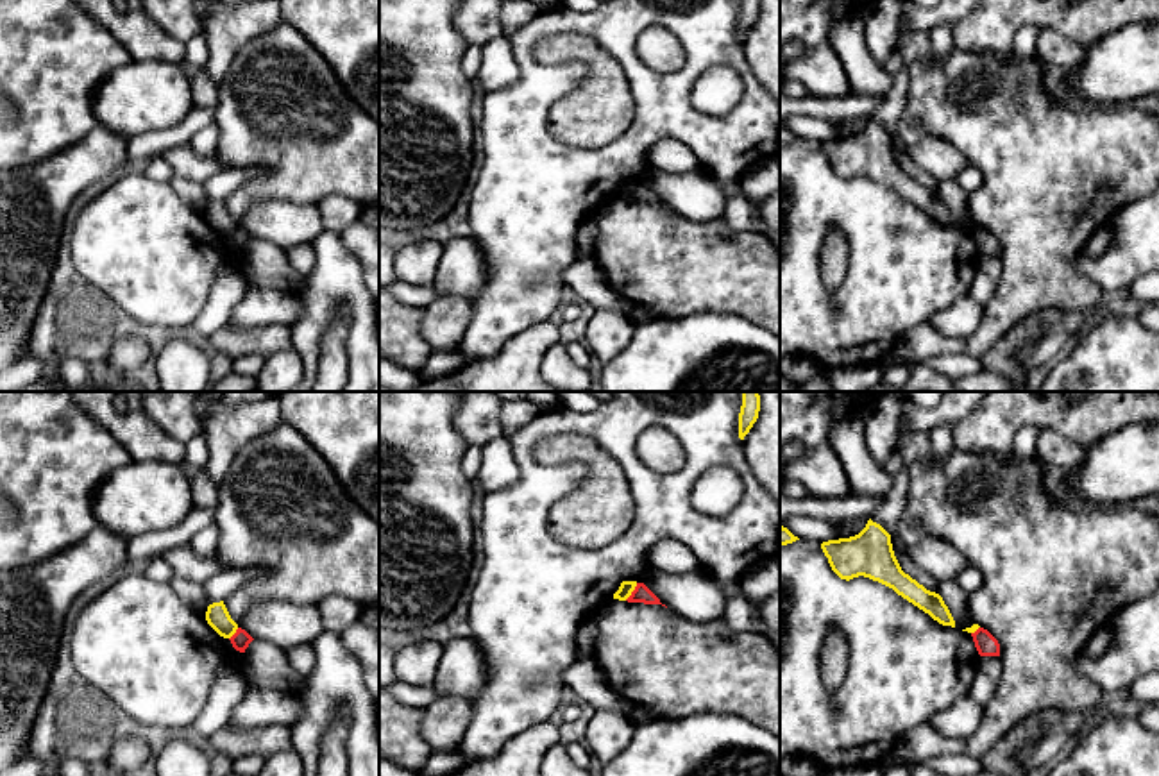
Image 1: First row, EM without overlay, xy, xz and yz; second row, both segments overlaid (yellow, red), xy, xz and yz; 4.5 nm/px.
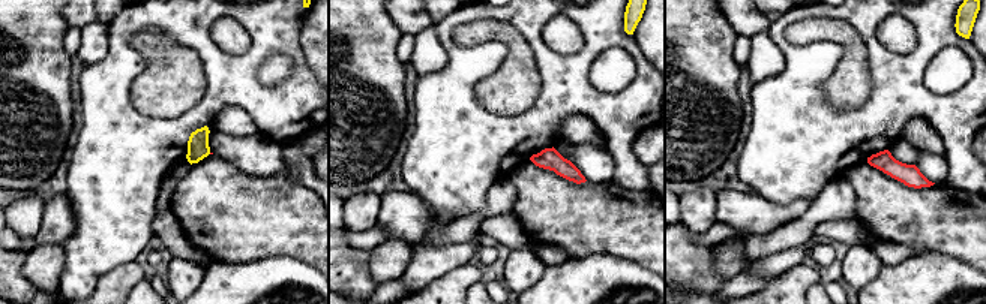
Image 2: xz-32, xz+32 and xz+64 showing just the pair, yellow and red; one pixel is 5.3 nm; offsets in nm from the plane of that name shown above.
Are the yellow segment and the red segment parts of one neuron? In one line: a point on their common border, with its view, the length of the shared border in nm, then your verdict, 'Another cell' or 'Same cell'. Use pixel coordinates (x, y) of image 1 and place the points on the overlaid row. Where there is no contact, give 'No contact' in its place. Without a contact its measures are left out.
Touches yellow at xz (632, 590). Shared border 100 nm. Another cell

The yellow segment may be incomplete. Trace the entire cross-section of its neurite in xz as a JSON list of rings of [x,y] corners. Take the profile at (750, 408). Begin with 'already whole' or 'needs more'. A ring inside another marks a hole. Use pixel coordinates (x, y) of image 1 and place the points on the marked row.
already whole; [[[742,392],[742,406],[739,413],[739,438],[740,440],[744,440],[744,436],[749,433],[749,429],[757,422],[758,411],[760,411],[758,392]]]

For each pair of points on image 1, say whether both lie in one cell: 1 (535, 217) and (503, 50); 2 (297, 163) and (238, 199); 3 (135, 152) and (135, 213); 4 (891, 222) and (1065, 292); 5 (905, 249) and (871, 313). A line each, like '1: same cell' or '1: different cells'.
1: different cells
2: same cell
3: different cells
4: different cells
5: same cell

